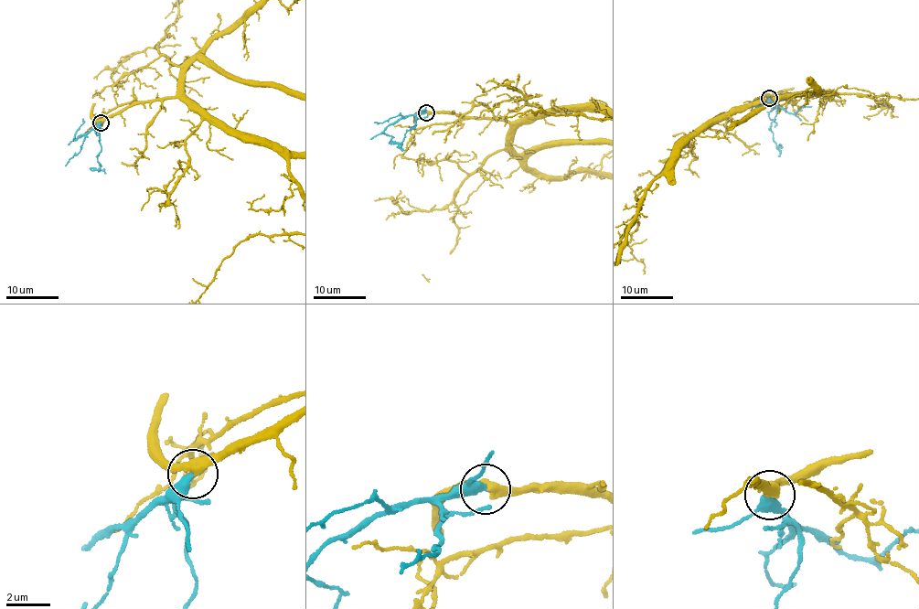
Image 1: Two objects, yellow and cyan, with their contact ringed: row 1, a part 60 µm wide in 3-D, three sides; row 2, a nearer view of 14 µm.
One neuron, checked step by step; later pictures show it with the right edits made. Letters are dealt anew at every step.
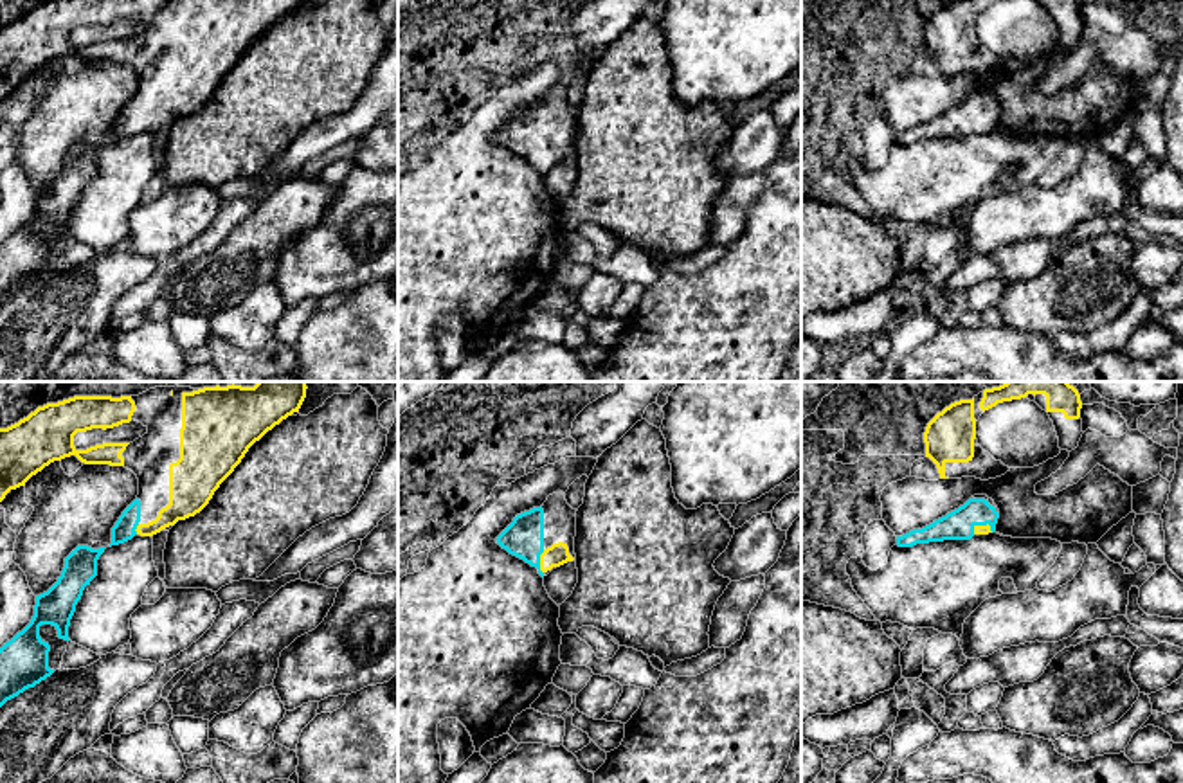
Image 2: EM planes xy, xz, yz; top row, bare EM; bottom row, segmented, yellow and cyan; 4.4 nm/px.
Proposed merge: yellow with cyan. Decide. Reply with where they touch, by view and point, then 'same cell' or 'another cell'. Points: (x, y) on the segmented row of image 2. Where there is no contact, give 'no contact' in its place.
xz (541, 562) | same cell

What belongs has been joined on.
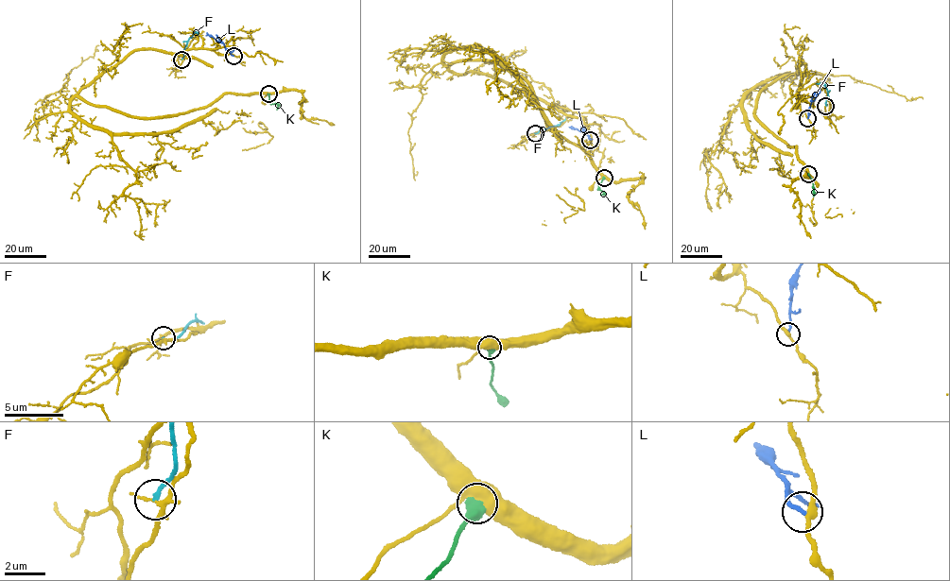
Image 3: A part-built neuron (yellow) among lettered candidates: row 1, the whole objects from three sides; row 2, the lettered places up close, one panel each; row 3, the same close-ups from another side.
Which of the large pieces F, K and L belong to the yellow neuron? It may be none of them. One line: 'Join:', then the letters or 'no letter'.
Join: no letter

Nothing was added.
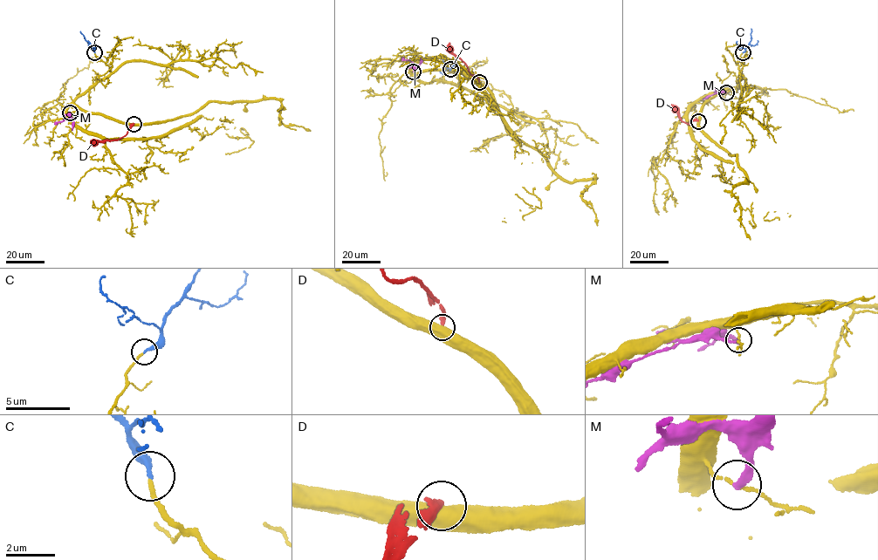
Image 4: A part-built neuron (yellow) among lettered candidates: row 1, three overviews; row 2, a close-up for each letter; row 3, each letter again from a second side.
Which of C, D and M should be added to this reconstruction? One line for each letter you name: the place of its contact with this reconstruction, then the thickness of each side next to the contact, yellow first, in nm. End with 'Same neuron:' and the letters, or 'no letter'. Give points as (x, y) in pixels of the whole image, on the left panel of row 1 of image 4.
C: (94, 52) | 170/240 nm
Same neuron: C

